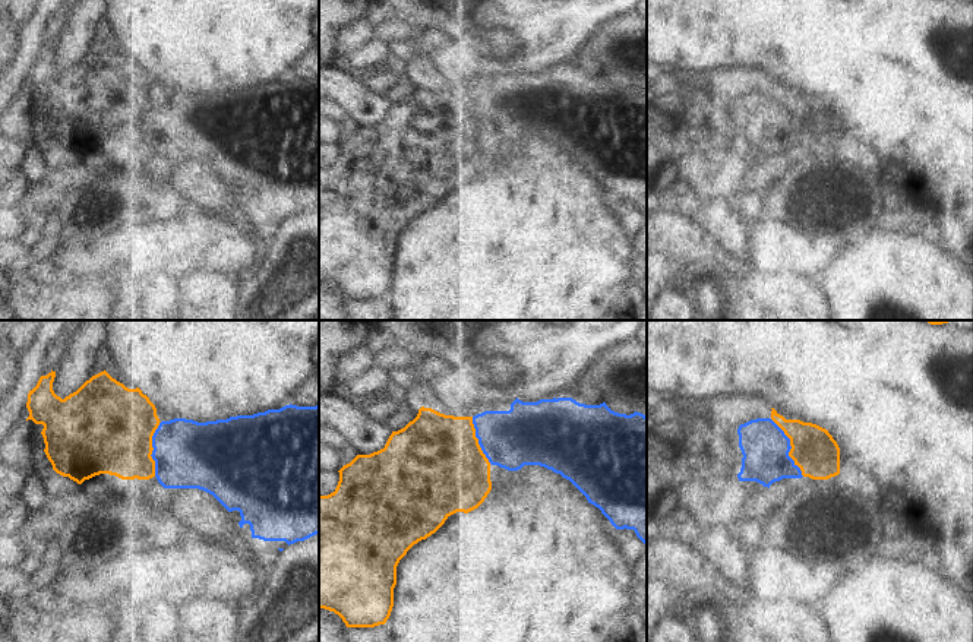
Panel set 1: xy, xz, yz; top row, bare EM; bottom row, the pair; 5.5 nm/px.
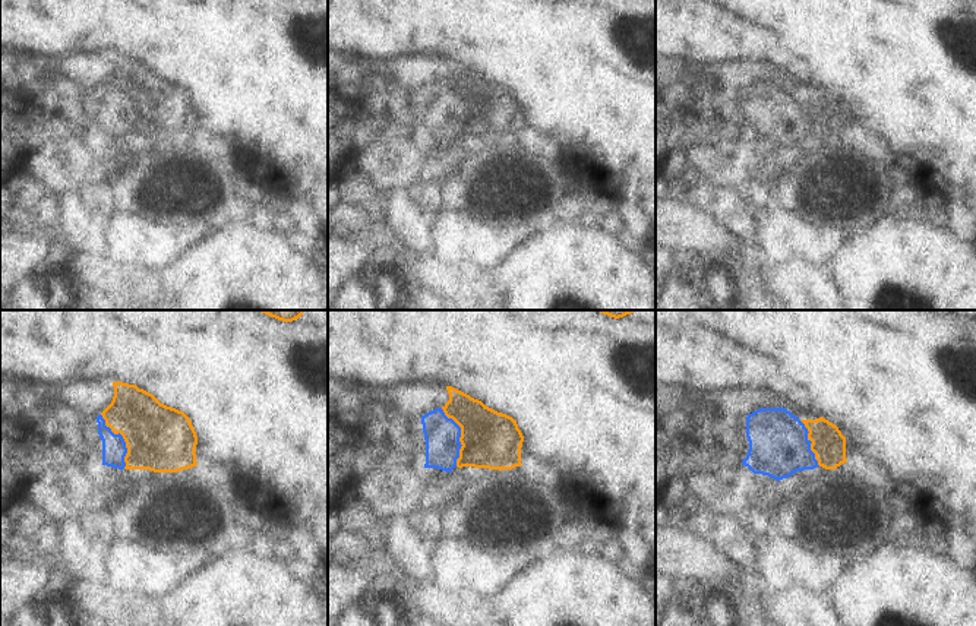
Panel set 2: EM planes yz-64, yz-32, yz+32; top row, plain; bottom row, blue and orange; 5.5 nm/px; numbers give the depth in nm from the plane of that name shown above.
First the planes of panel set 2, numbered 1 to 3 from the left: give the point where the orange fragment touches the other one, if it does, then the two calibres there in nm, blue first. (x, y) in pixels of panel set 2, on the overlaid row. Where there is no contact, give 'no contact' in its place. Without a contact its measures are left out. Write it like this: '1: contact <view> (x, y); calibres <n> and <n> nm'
1: contact yz-64 (123, 439); calibres 130 and 360 nm
2: contact yz-32 (460, 436); calibres 190 and 320 nm
3: contact yz+32 (811, 442); calibres 320 and 190 nm

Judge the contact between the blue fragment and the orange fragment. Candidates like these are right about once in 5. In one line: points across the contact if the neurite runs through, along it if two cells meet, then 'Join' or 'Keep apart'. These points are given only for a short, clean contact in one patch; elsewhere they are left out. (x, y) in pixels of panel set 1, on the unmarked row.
Boundary: yz (770, 91), (789, 111), (789, 129), (804, 148). Keep apart.

